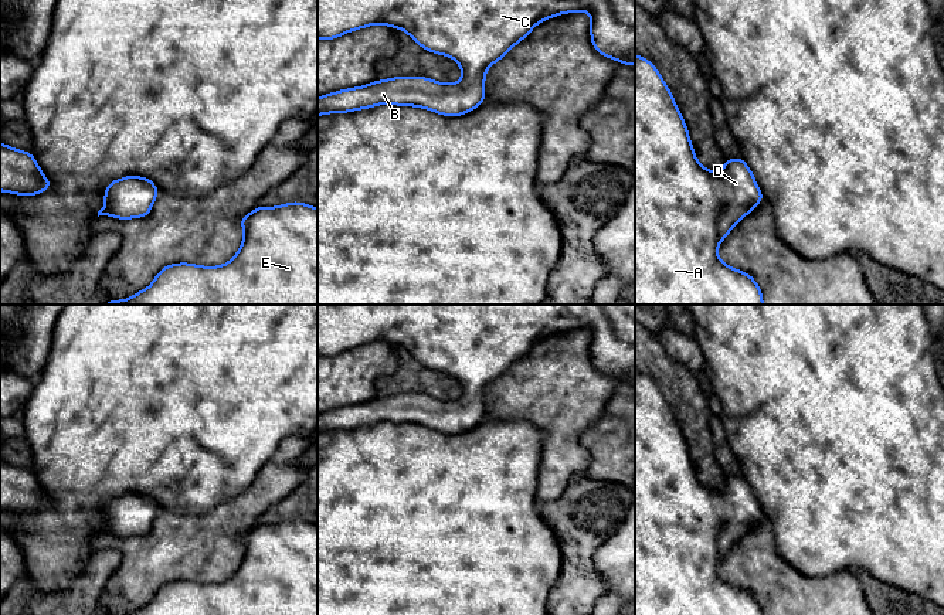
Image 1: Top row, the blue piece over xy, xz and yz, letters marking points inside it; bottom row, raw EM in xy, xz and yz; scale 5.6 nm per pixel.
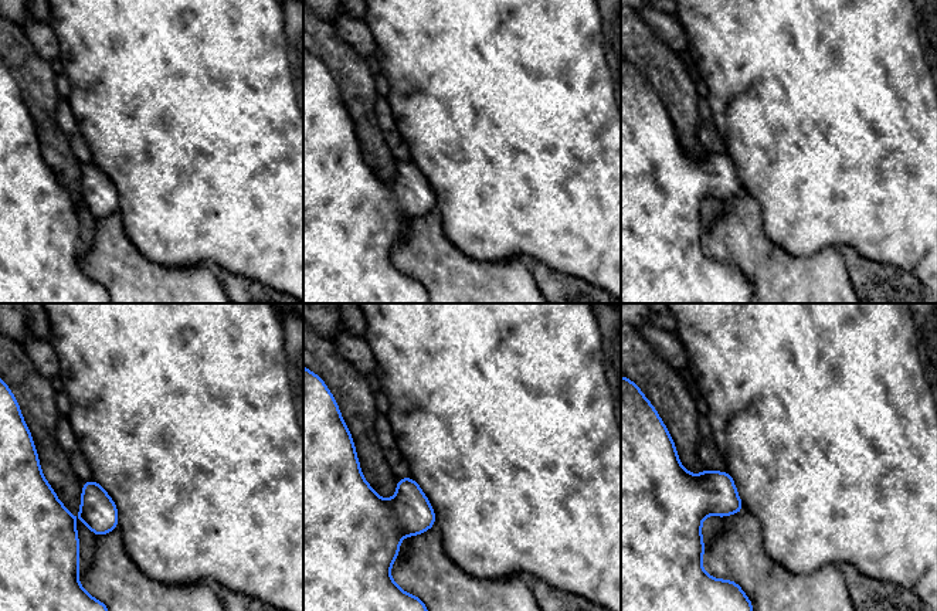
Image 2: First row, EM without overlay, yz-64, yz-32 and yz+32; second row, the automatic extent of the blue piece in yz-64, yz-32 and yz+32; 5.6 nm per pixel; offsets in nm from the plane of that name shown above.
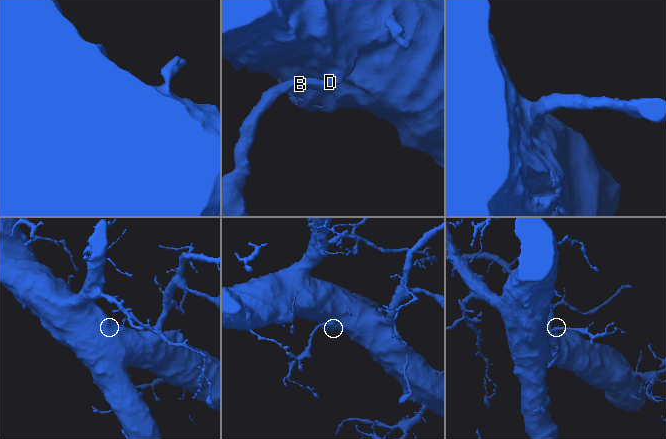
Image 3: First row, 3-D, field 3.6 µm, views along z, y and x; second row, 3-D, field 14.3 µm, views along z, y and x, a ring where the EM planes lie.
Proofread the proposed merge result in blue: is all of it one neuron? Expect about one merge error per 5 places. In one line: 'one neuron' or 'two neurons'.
one neuron

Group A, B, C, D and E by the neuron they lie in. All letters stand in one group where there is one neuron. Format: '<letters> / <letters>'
A B C D E

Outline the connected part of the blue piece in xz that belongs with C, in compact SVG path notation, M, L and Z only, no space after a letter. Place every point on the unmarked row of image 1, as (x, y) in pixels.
M318 305L318 356L335 357L380 340L401 346L424 367L455 377L462 387L462 397L454 401L437 400L427 394L394 394L336 408L318 415L318 434L347 431L384 421L424 425L442 434L462 434L486 418L486 387L524 357L534 343L564 330L581 329L591 332L590 353L595 368L622 383L635 383L635 305Z

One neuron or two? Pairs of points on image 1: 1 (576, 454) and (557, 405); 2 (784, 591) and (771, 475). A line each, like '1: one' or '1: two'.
1: one
2: two

